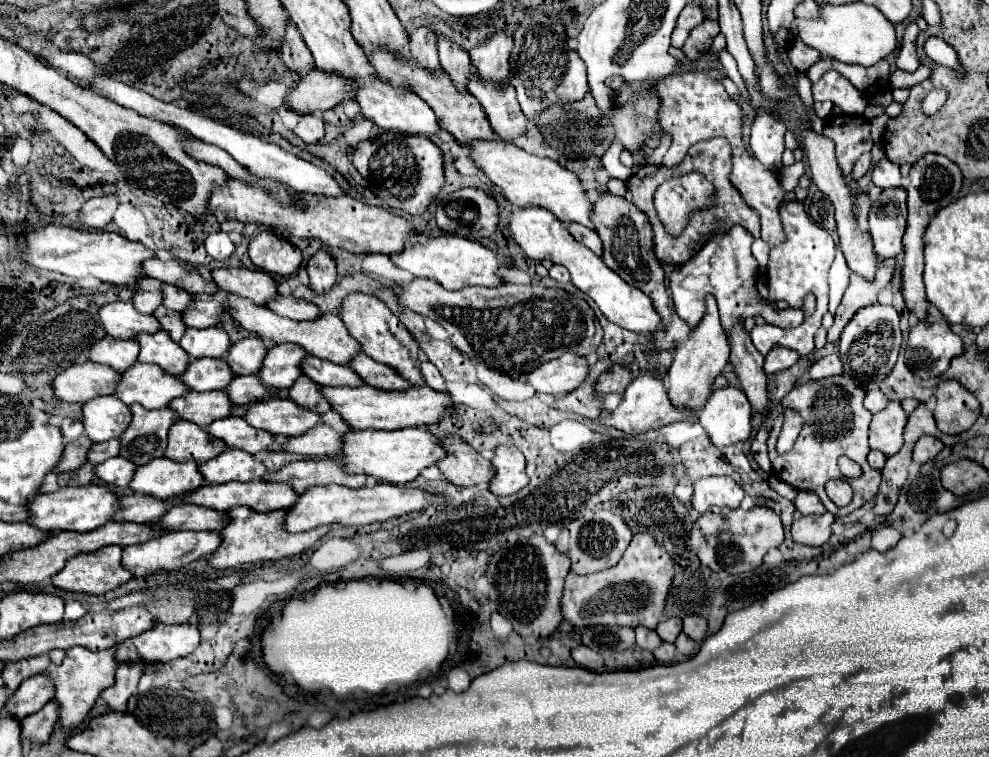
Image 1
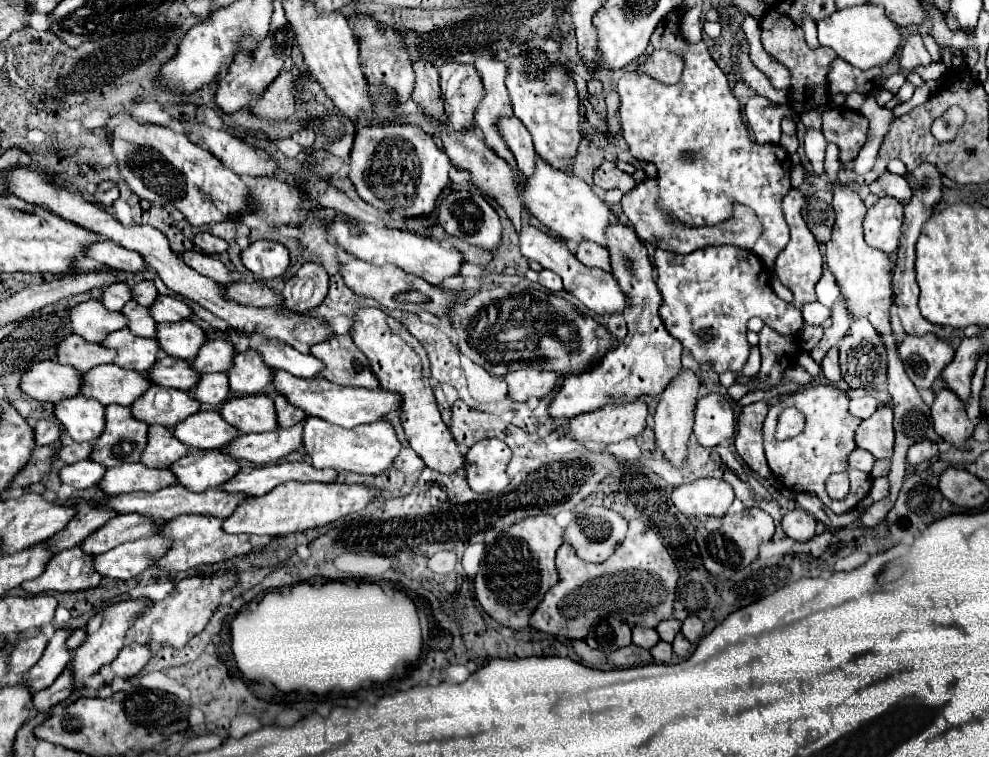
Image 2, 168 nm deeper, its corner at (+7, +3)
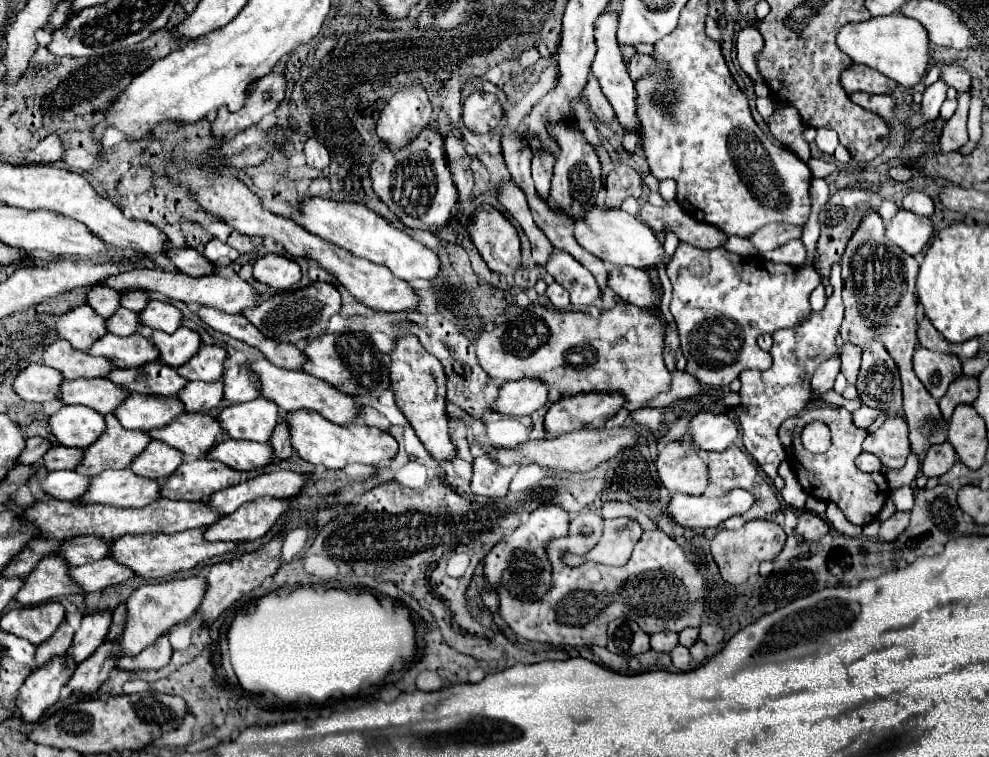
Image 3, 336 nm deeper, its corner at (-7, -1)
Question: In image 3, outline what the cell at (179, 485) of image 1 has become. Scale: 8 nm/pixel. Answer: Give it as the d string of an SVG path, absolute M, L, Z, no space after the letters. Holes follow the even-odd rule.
M107 470L97 476L89 478L85 494L77 500L83 504L109 504L117 508L141 508L151 504L159 498L159 482L157 480L143 480L141 476L135 476L131 470Z

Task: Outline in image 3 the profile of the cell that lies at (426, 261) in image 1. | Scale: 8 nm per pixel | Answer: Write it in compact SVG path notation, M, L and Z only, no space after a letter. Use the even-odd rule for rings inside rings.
M305 198L299 202L299 224L309 232L325 236L333 244L349 250L359 258L367 258L375 264L387 266L393 276L401 280L433 280L439 272L439 258L433 250L409 238L405 232L397 230L393 224L385 222L379 214L369 210L359 202L329 200L329 198Z

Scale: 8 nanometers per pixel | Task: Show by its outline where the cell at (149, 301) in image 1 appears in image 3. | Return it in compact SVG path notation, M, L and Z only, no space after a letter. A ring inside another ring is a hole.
M91 286L89 292L85 294L85 302L103 318L111 316L111 312L119 308L119 298L121 292L107 286Z

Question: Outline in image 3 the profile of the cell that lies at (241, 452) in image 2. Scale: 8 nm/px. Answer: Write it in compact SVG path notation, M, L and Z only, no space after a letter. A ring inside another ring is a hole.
M223 440L213 450L207 452L207 460L217 460L233 470L261 470L271 462L271 450L267 444L241 442L241 440Z

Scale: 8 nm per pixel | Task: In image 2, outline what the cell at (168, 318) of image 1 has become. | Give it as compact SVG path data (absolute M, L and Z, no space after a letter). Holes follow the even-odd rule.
M129 302L125 304L125 308L121 310L125 316L129 316L129 330L137 336L145 336L145 338L153 338L157 334L157 324L149 312L149 308L137 304L137 302Z

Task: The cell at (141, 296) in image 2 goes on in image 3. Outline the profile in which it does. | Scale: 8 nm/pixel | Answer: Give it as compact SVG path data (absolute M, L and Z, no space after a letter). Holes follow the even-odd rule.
M127 290L127 292L121 292L121 300L119 304L127 310L133 310L133 312L139 312L139 308L143 304L149 302L149 294L143 292L143 290Z

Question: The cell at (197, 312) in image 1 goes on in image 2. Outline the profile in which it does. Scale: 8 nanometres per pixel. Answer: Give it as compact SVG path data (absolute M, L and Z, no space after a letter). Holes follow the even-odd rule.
M159 296L151 306L151 312L157 322L181 322L193 316L193 310L175 296Z

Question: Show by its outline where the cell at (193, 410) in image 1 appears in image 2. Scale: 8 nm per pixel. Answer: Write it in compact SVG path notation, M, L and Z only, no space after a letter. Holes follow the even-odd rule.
M153 384L137 402L133 402L131 412L135 418L147 424L161 424L167 428L177 426L189 416L197 414L201 404L187 390L163 388Z

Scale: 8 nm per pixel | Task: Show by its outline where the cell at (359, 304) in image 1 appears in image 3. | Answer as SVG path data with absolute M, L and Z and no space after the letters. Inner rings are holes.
M401 336L397 340L397 348L391 354L391 380L399 410L405 414L429 454L435 460L455 458L457 452L447 434L449 418L445 416L445 372L439 360L427 354L427 350L417 342L415 336Z

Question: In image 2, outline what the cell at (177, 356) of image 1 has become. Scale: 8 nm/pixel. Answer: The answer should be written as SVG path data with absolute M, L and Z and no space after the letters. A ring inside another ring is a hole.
M129 328L111 332L101 344L117 350L117 358L115 358L117 366L131 368L137 372L149 372L155 366L157 354L161 350L157 340L137 338L129 332Z

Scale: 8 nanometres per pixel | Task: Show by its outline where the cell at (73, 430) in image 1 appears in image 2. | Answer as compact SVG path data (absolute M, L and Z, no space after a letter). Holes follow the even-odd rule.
M39 420L35 424L35 440L37 440L37 446L59 442L59 436L61 436L61 426L57 422Z

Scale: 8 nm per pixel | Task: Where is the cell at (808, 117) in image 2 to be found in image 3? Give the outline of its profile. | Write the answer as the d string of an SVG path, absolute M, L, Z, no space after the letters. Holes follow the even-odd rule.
M817 128L817 138L815 138L815 144L817 148L823 152L823 154L833 154L835 148L837 148L837 134L833 130L827 130L827 128Z

